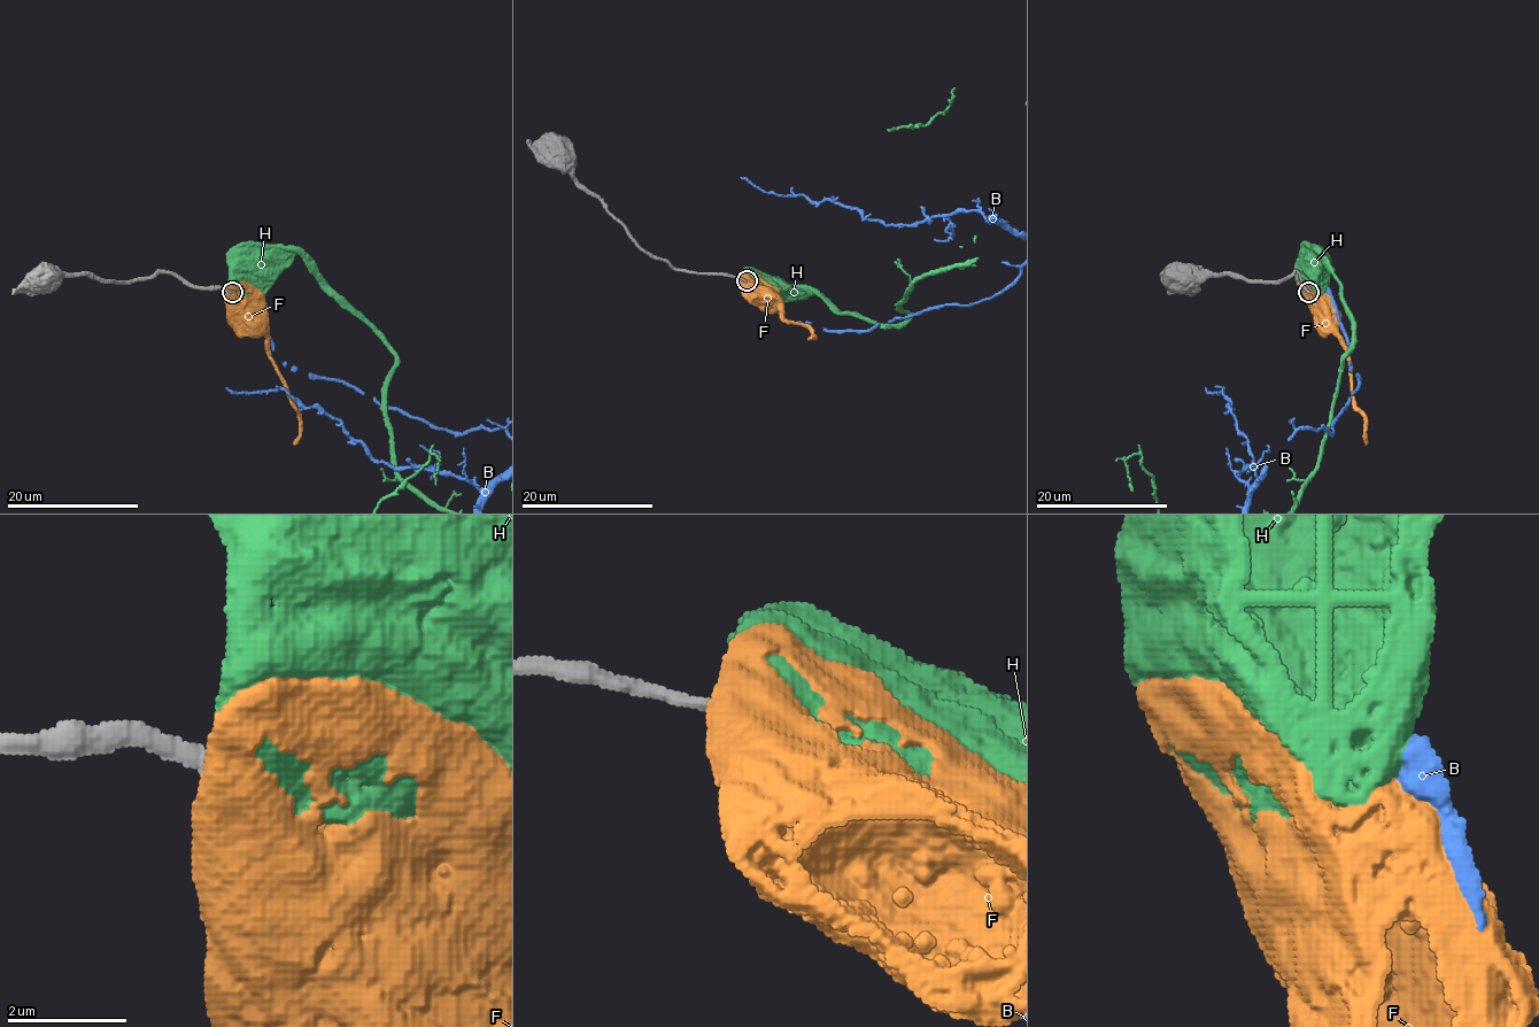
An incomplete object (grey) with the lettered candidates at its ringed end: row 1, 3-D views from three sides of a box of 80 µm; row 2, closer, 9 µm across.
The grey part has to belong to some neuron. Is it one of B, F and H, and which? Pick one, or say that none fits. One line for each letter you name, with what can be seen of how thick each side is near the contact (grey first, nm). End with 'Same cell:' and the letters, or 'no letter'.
B: Thickness 280 nm (grey) against 260 nm
Same cell: B

